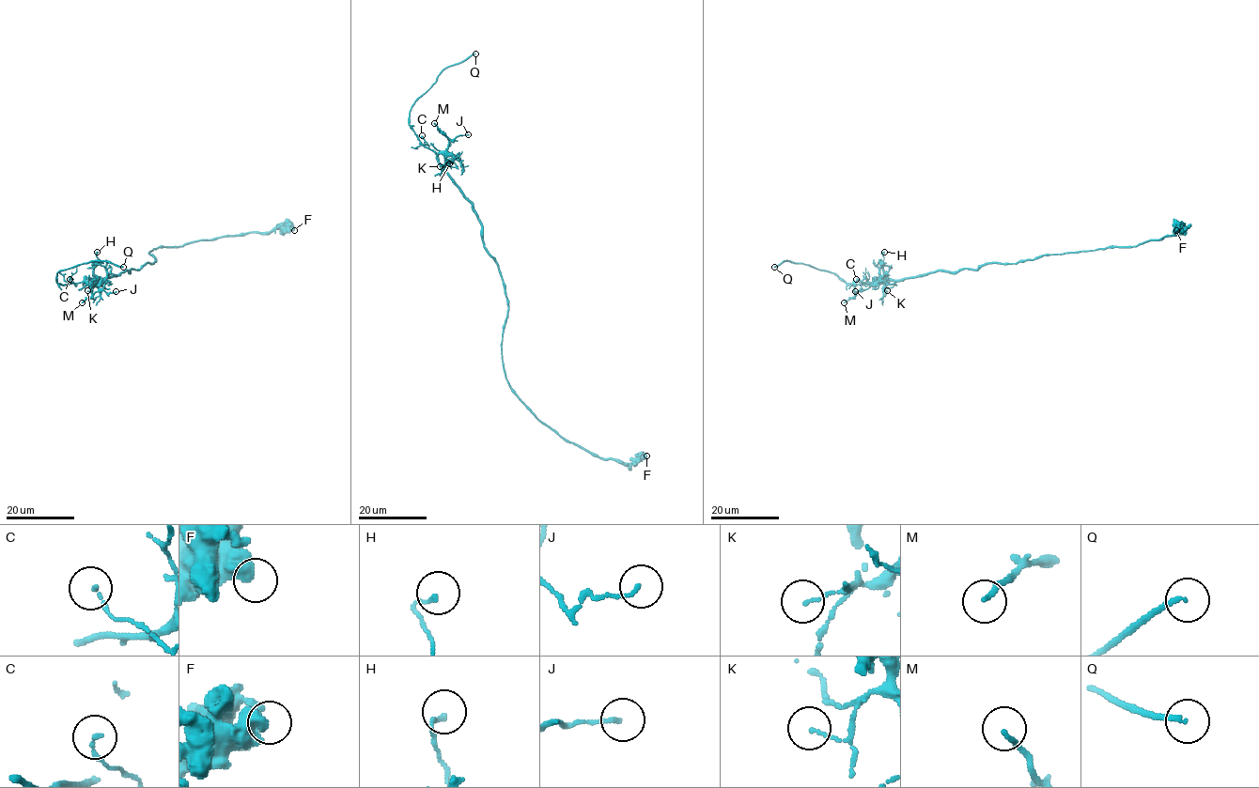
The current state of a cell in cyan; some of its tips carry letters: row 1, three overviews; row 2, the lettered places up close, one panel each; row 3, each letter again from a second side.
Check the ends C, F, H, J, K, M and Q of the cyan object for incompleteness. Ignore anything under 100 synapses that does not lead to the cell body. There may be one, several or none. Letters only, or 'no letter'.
Q

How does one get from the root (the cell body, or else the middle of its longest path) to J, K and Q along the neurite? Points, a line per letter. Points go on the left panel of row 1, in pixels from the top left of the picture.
J: (147, 262), (139, 270), (92, 278), (97, 281), (90, 287), (93, 294), (116, 291)
K: (147, 262), (139, 270), (132, 269), (101, 280), (93, 277), (97, 285), (90, 291), (87, 290)
Q: (147, 262), (139, 270), (101, 280), (85, 278), (64, 285), (56, 281), (60, 270), (92, 261), (123, 267)

